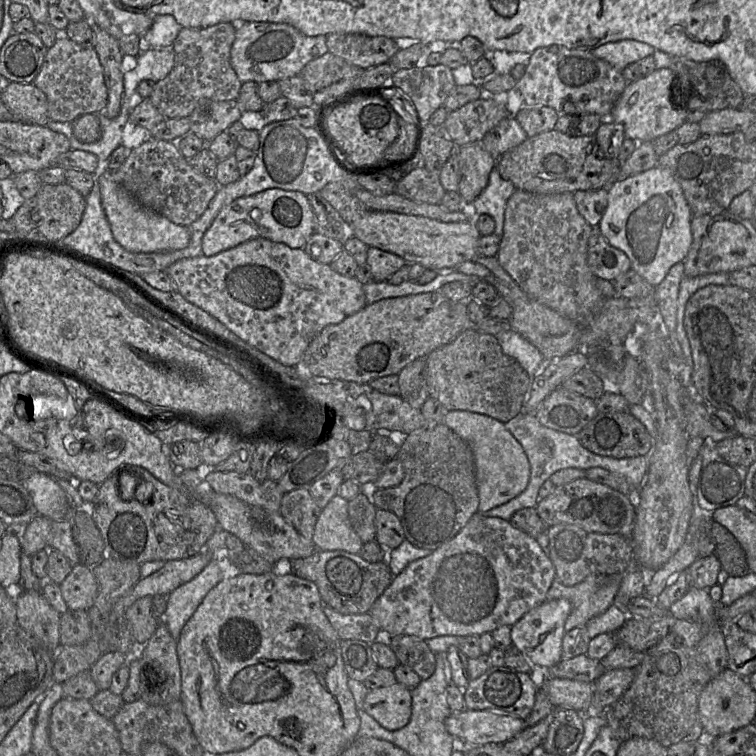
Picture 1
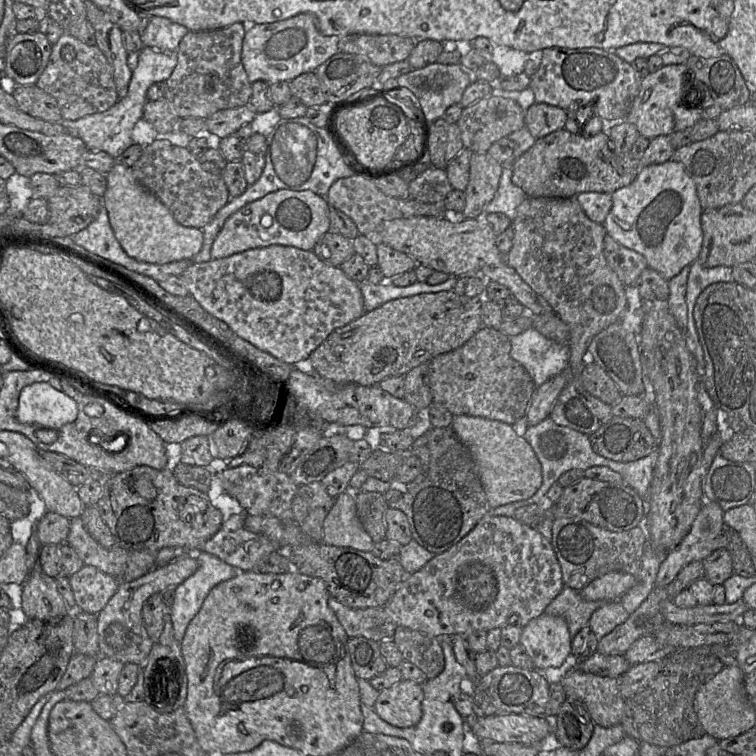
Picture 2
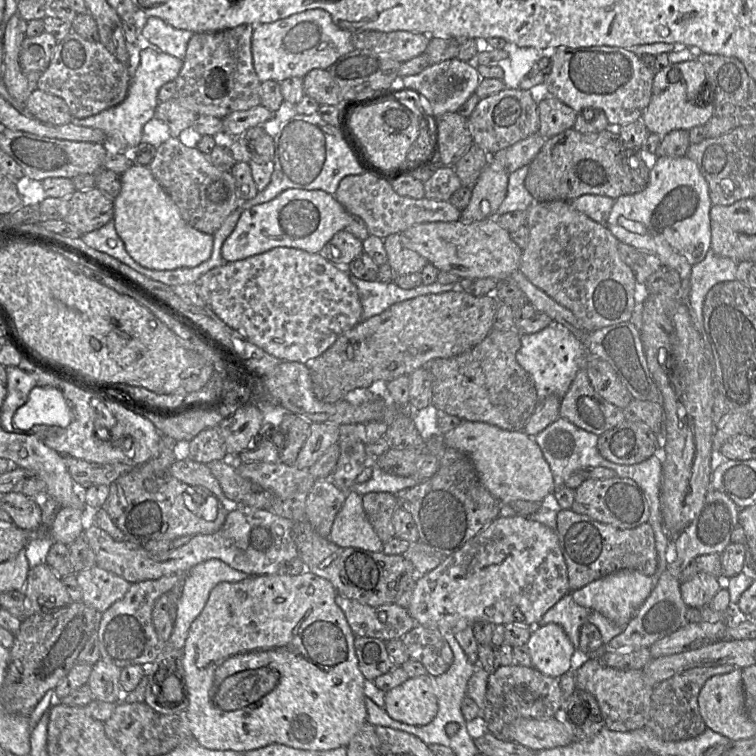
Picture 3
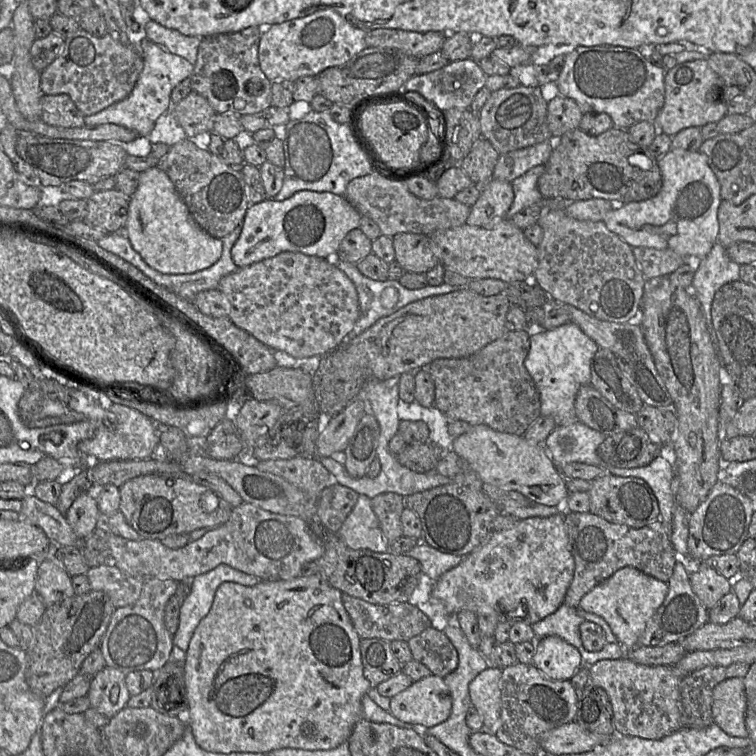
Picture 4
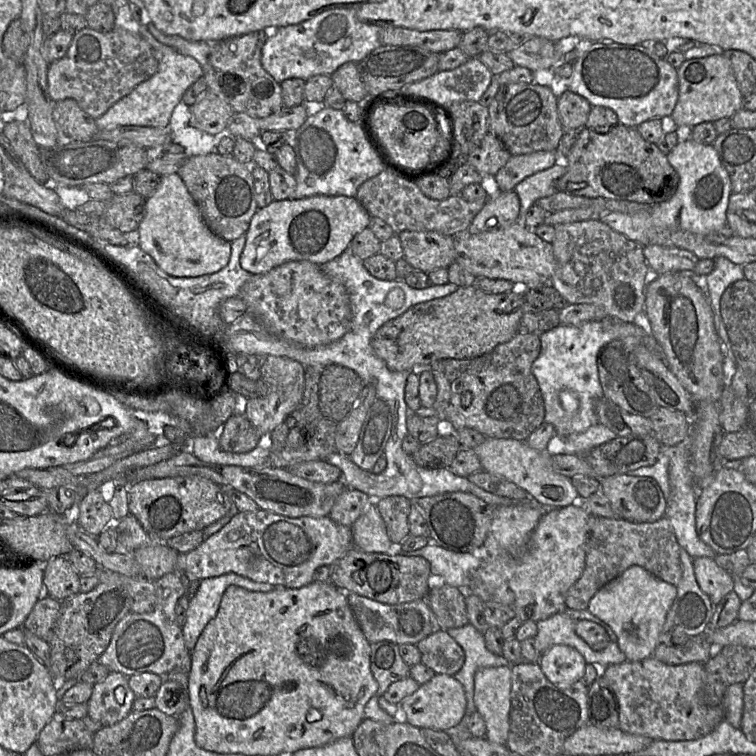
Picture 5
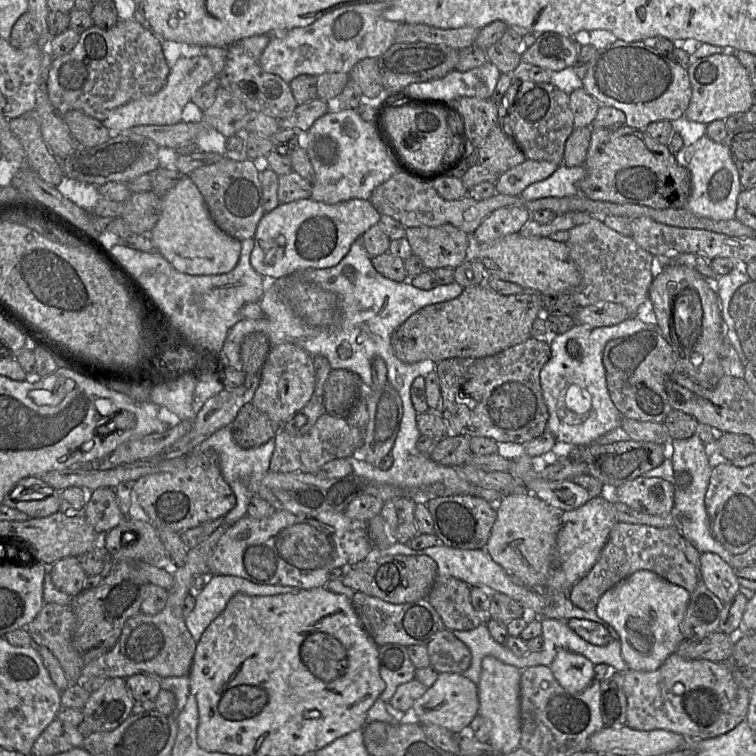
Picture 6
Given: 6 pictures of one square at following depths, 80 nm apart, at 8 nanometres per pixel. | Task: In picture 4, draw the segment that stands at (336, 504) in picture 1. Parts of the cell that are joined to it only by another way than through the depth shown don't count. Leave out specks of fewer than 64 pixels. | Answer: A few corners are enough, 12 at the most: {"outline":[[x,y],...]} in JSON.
{"outline":[[371,499],[358,500],[337,532],[354,550],[389,551]]}

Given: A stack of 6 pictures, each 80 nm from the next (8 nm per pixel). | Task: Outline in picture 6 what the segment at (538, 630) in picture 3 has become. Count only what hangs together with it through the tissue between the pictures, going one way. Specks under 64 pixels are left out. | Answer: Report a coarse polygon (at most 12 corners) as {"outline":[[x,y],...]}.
{"outline":[[559,650],[549,668],[572,693],[594,681],[594,664]]}

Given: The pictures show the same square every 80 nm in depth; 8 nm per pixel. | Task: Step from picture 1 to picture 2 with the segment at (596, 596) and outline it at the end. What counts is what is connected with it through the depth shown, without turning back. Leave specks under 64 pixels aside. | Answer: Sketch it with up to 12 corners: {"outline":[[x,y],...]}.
{"outline":[[564,587],[544,610],[565,619],[571,639],[607,601]]}

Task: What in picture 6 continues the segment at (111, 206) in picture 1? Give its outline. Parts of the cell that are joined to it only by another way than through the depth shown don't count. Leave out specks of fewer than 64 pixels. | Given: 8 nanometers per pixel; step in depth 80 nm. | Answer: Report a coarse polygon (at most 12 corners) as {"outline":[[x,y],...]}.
{"outline":[[189,176],[161,197],[149,237],[189,275],[237,265],[223,232]]}

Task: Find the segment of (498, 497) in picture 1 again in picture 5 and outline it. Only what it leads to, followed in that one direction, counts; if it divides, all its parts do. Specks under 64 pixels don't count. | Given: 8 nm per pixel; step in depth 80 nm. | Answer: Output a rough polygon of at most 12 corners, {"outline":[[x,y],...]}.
{"outline":[[486,438],[472,450],[484,471],[544,508],[580,499],[552,456],[525,441]]}

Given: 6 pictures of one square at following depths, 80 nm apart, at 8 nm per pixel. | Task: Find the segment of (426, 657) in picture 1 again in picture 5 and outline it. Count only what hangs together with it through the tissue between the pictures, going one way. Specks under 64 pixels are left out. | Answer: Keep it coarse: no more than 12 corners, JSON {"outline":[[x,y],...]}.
{"outline":[[446,630],[416,644],[421,663],[454,676],[464,665],[462,647]]}

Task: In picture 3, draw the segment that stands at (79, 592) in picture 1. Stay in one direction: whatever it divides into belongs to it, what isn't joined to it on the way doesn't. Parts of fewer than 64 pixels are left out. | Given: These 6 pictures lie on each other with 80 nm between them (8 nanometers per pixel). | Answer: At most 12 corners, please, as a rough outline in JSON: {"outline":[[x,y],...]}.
{"outline":[[98,566],[76,573],[81,601],[100,613],[122,599],[127,580]]}

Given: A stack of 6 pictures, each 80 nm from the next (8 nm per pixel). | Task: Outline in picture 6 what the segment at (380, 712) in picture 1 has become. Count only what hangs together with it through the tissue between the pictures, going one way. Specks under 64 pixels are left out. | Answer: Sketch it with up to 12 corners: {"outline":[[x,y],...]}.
{"outline":[[439,673],[412,707],[417,723],[462,735],[478,714],[478,685]]}

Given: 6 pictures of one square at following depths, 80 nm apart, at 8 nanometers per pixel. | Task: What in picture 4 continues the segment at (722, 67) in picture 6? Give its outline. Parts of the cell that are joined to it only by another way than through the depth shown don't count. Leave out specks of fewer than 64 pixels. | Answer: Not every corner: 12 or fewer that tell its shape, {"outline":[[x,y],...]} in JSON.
{"outline":[[706,59],[665,72],[653,121],[672,137],[727,115]]}

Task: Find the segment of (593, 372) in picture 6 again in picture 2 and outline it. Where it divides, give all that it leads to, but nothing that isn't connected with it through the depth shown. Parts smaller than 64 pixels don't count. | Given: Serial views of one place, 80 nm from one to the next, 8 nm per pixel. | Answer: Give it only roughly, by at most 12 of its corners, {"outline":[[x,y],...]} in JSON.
{"outline":[[532,327],[510,341],[511,357],[536,388],[569,367],[568,343]]}

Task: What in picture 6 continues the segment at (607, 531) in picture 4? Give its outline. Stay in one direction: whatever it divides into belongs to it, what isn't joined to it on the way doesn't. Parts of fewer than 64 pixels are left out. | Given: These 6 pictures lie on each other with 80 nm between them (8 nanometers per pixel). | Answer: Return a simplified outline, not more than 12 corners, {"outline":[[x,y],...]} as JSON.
{"outline":[[616,522],[597,562],[570,589],[593,610],[638,570],[692,592],[700,570],[676,527]]}

